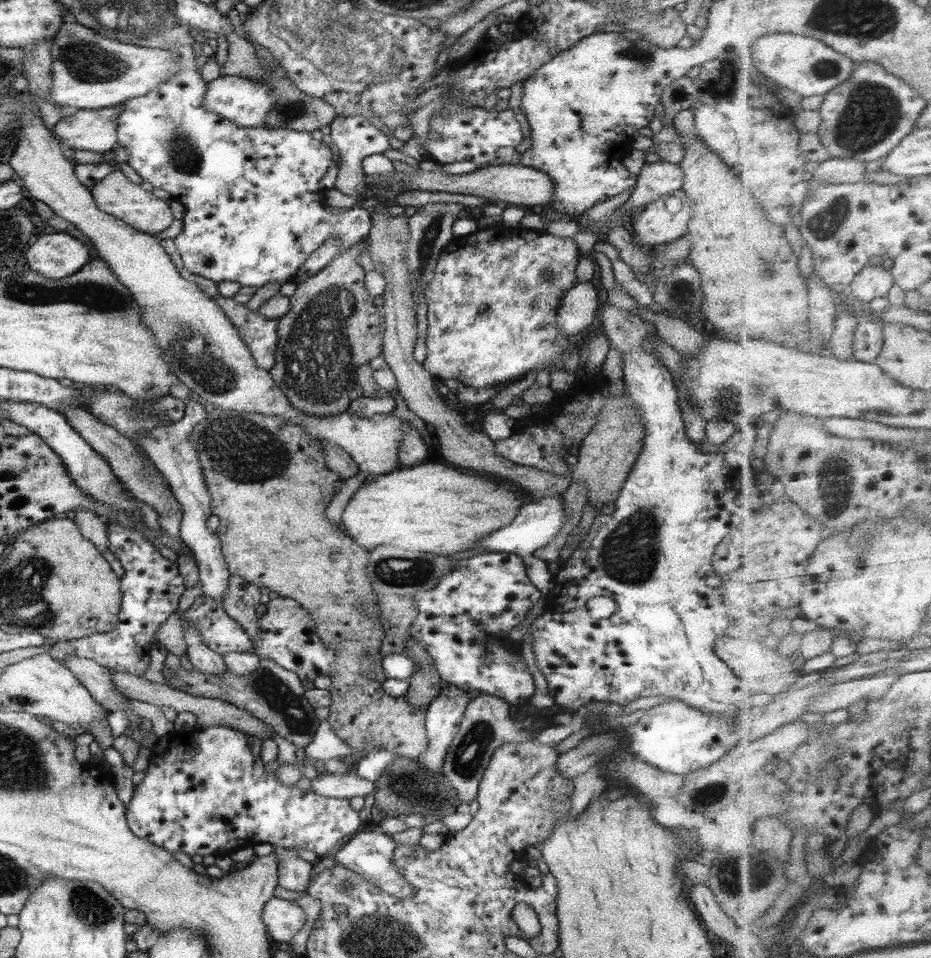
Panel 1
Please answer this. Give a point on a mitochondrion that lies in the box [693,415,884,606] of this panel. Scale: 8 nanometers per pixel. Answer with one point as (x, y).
(836, 486)

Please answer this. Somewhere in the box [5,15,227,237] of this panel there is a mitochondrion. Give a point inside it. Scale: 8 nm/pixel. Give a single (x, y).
(87, 62)

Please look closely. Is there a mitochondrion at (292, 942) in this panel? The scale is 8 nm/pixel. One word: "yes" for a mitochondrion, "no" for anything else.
no

